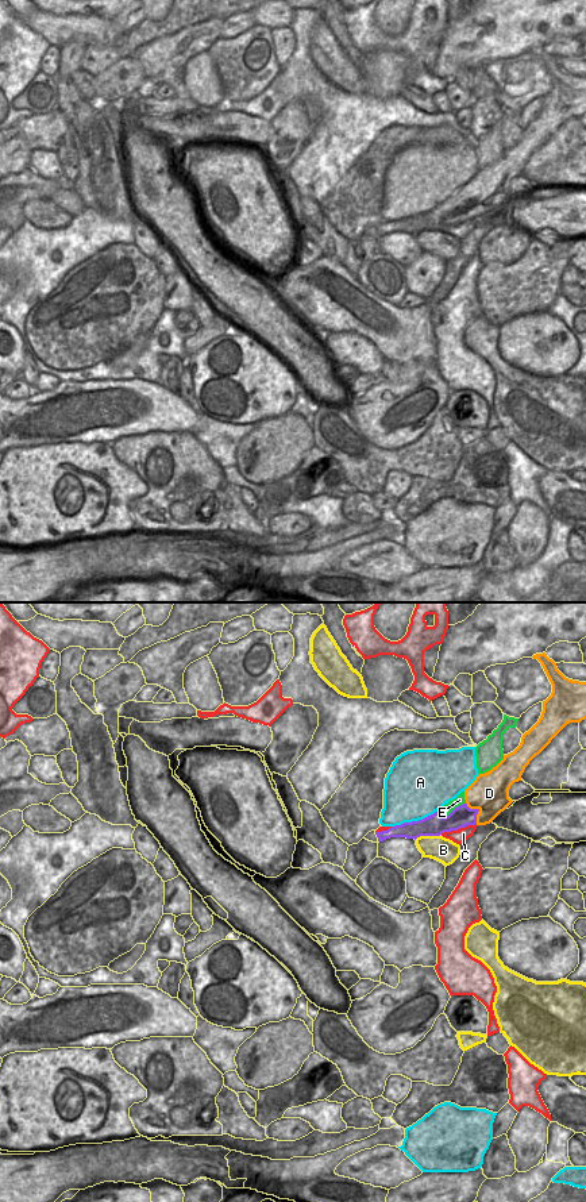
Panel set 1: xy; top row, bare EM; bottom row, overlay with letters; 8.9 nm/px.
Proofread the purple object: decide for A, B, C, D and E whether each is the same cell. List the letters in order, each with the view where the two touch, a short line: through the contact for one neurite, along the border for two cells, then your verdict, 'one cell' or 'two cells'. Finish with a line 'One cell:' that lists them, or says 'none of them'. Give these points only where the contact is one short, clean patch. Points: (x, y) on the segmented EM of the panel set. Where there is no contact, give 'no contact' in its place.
A: xy | two cells
B: xy | xy (440, 833), (415, 839) | two cells
C: xy | two cells
D: xy | one cell
E: xy | two cells
One cell: D

